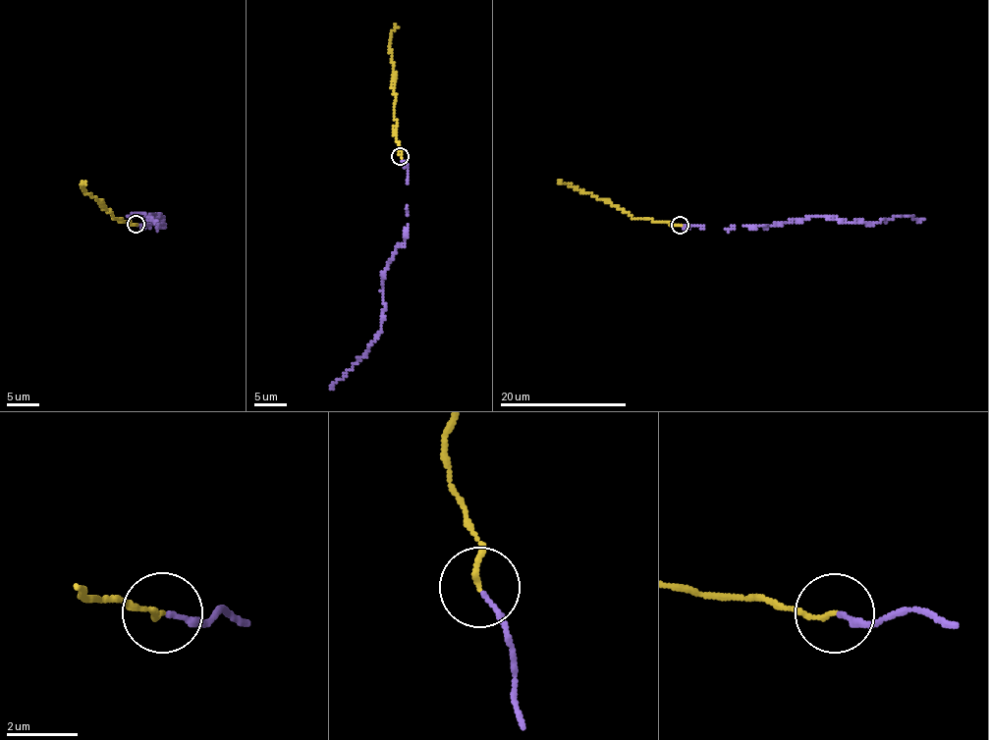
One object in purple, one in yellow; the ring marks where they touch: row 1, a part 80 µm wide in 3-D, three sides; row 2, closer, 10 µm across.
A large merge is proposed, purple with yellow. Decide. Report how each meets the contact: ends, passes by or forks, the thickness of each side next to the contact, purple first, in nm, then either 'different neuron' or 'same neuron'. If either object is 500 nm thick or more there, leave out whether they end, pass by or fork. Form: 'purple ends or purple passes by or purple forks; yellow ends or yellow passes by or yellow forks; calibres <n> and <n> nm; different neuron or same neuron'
purple ends; yellow ends; calibres 130 and 140 nm; same neuron

